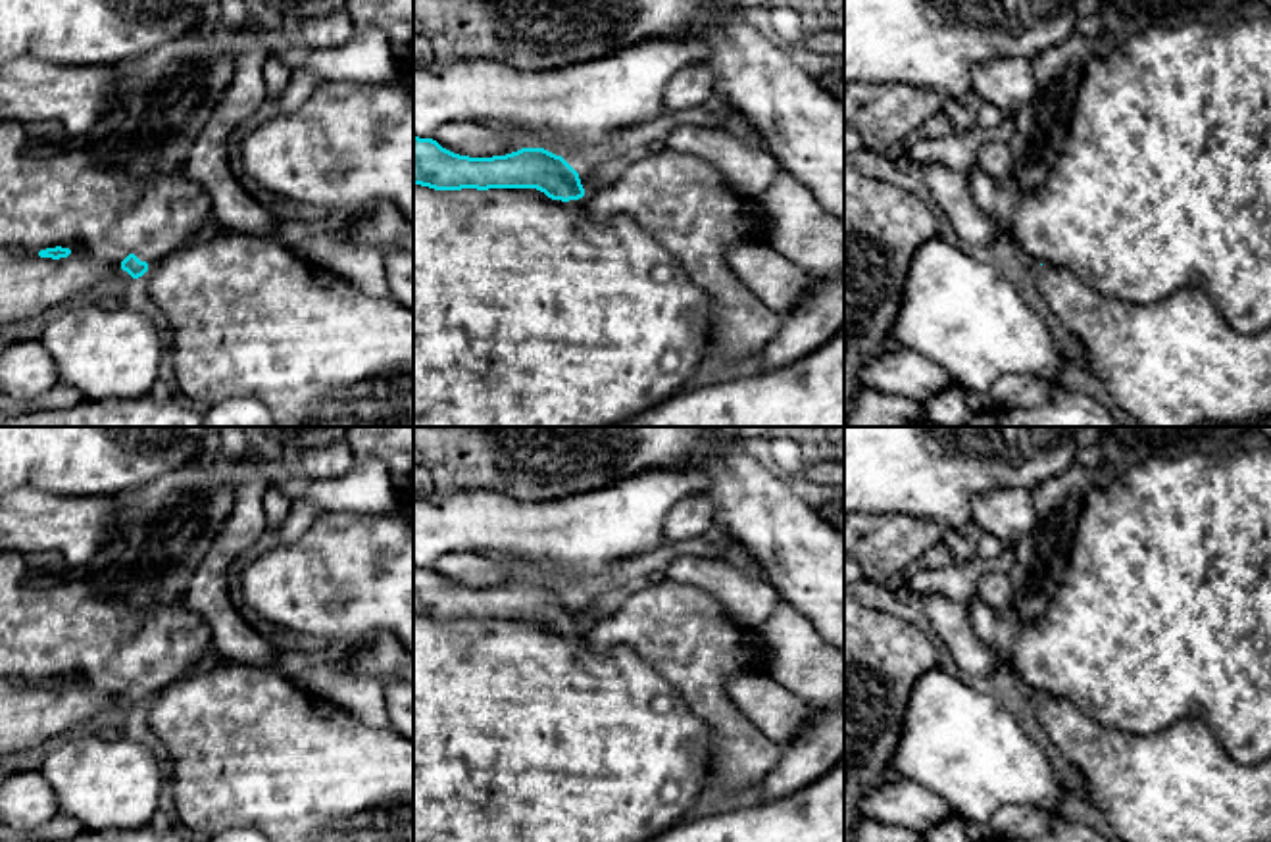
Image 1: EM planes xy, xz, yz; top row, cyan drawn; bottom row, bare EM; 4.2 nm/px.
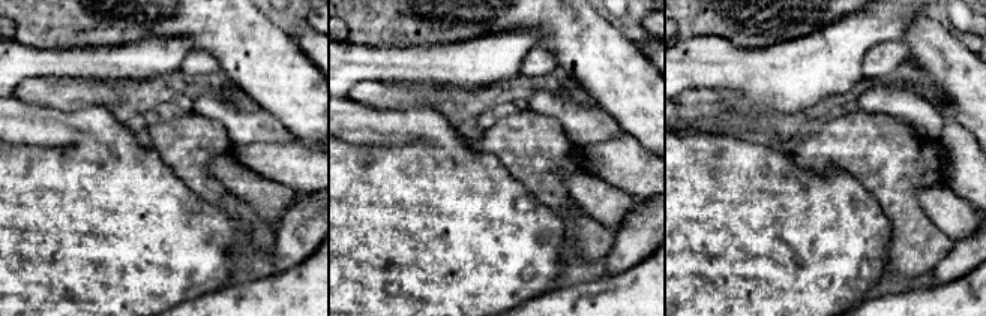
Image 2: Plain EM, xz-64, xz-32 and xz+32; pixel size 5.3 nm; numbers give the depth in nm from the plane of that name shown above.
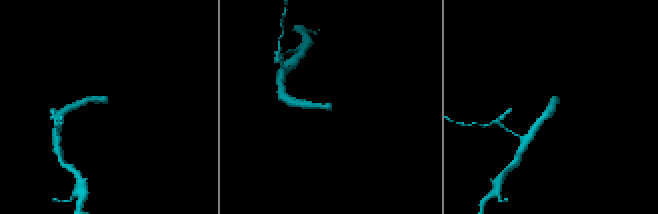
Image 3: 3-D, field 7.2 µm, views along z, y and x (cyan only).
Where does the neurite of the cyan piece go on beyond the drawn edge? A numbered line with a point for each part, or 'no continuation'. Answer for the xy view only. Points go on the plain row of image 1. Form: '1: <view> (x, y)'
1: xy (70, 629)

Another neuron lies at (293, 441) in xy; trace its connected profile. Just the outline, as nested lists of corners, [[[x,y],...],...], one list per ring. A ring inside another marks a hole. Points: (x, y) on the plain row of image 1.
[[[256,427],[267,440],[279,444],[288,458],[302,450],[346,440],[350,427]]]

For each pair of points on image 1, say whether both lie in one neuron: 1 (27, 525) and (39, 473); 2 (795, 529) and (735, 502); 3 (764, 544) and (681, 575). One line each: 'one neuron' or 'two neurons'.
1: two neurons
2: one neuron
3: two neurons

